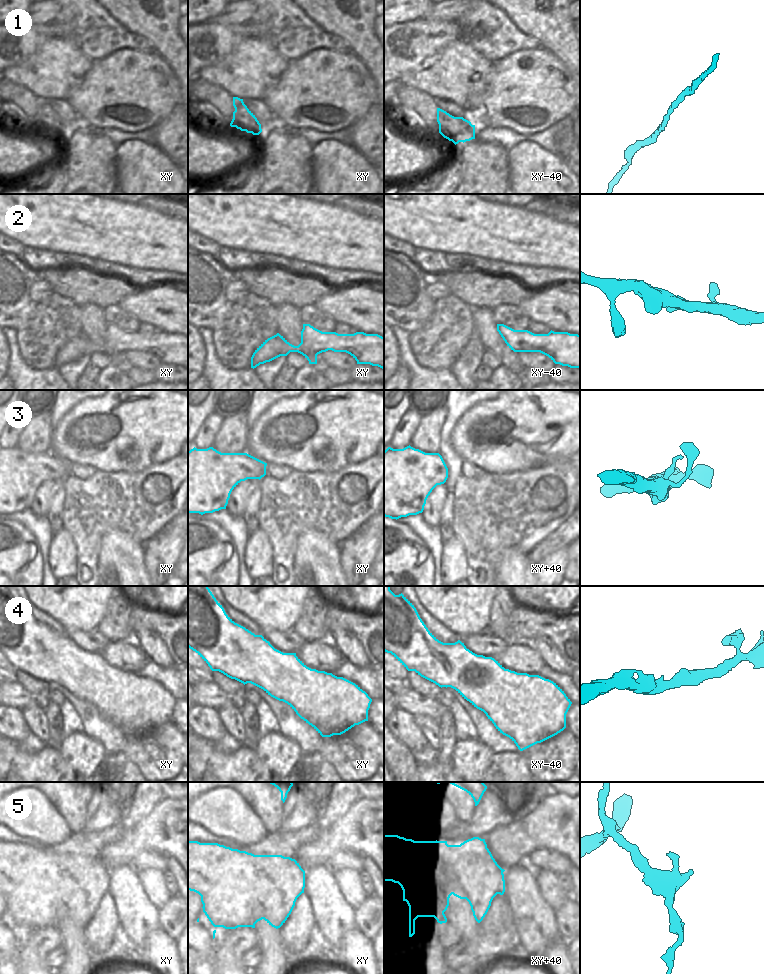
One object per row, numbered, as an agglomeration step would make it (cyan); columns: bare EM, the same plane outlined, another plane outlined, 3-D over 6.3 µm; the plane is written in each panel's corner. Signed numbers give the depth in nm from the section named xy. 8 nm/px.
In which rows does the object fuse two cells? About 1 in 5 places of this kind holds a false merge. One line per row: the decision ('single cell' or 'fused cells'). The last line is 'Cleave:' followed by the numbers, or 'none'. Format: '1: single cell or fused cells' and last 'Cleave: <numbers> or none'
1: single cell
2: single cell
3: single cell
4: single cell
5: single cell
Cleave: none

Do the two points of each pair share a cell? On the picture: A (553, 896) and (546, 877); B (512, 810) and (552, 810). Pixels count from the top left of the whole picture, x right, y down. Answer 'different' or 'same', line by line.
A: same
B: different

